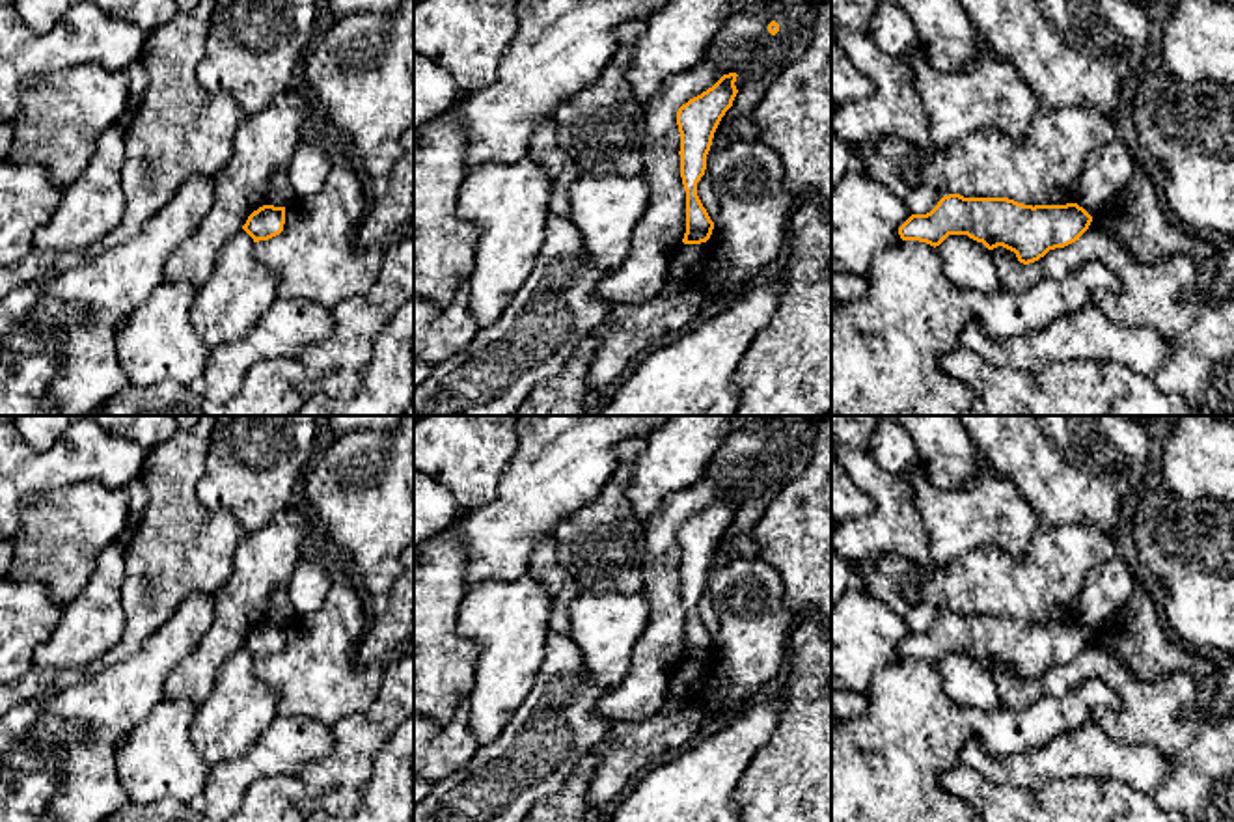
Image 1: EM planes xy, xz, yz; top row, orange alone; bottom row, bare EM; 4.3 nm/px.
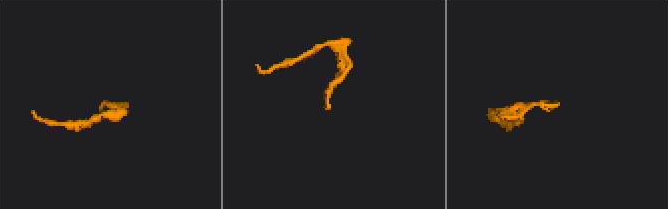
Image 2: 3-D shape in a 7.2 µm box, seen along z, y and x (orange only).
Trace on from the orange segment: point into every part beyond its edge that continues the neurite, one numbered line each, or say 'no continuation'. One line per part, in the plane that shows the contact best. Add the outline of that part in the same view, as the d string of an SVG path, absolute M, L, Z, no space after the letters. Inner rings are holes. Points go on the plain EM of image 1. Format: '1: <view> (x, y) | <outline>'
no continuation

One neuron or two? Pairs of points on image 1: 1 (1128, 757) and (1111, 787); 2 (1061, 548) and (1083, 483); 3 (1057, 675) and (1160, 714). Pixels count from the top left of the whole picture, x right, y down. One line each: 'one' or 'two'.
1: two
2: two
3: one

